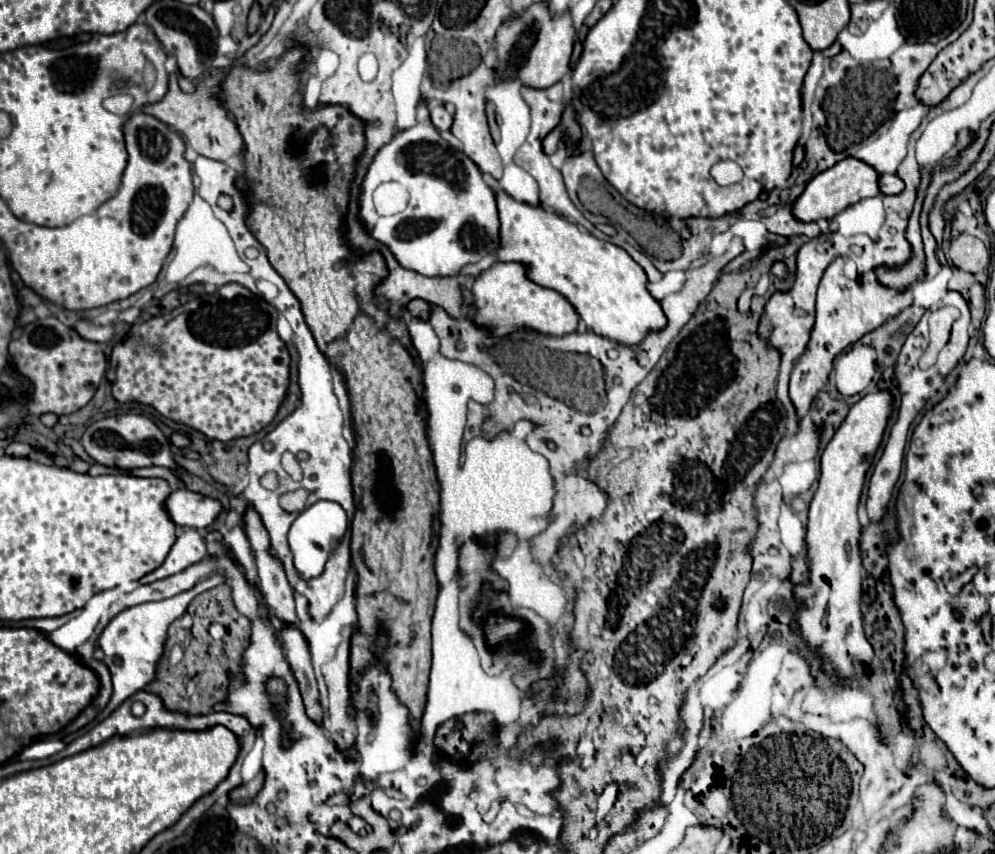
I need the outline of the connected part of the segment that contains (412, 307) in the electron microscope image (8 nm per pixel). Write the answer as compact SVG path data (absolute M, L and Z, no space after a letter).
M415 299L411 301L411 304L407 304L406 308L413 317L421 318L425 321L430 318L430 305L421 299Z

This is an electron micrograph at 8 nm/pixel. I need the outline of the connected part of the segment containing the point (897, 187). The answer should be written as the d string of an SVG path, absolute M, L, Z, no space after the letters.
M881 174L879 176L879 190L881 190L881 194L899 194L903 190L903 182L895 174Z

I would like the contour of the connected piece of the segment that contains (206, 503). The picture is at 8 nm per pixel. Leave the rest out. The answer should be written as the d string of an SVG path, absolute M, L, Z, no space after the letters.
M173 490L165 500L165 510L173 524L201 530L219 516L221 502L191 490Z

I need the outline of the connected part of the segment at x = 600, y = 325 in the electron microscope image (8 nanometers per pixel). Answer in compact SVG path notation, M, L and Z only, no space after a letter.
M501 190L495 192L495 200L501 222L497 260L525 264L527 278L565 296L595 334L637 346L647 330L661 330L667 324L659 302L645 288L643 268L623 248L591 236L543 206L517 202Z

